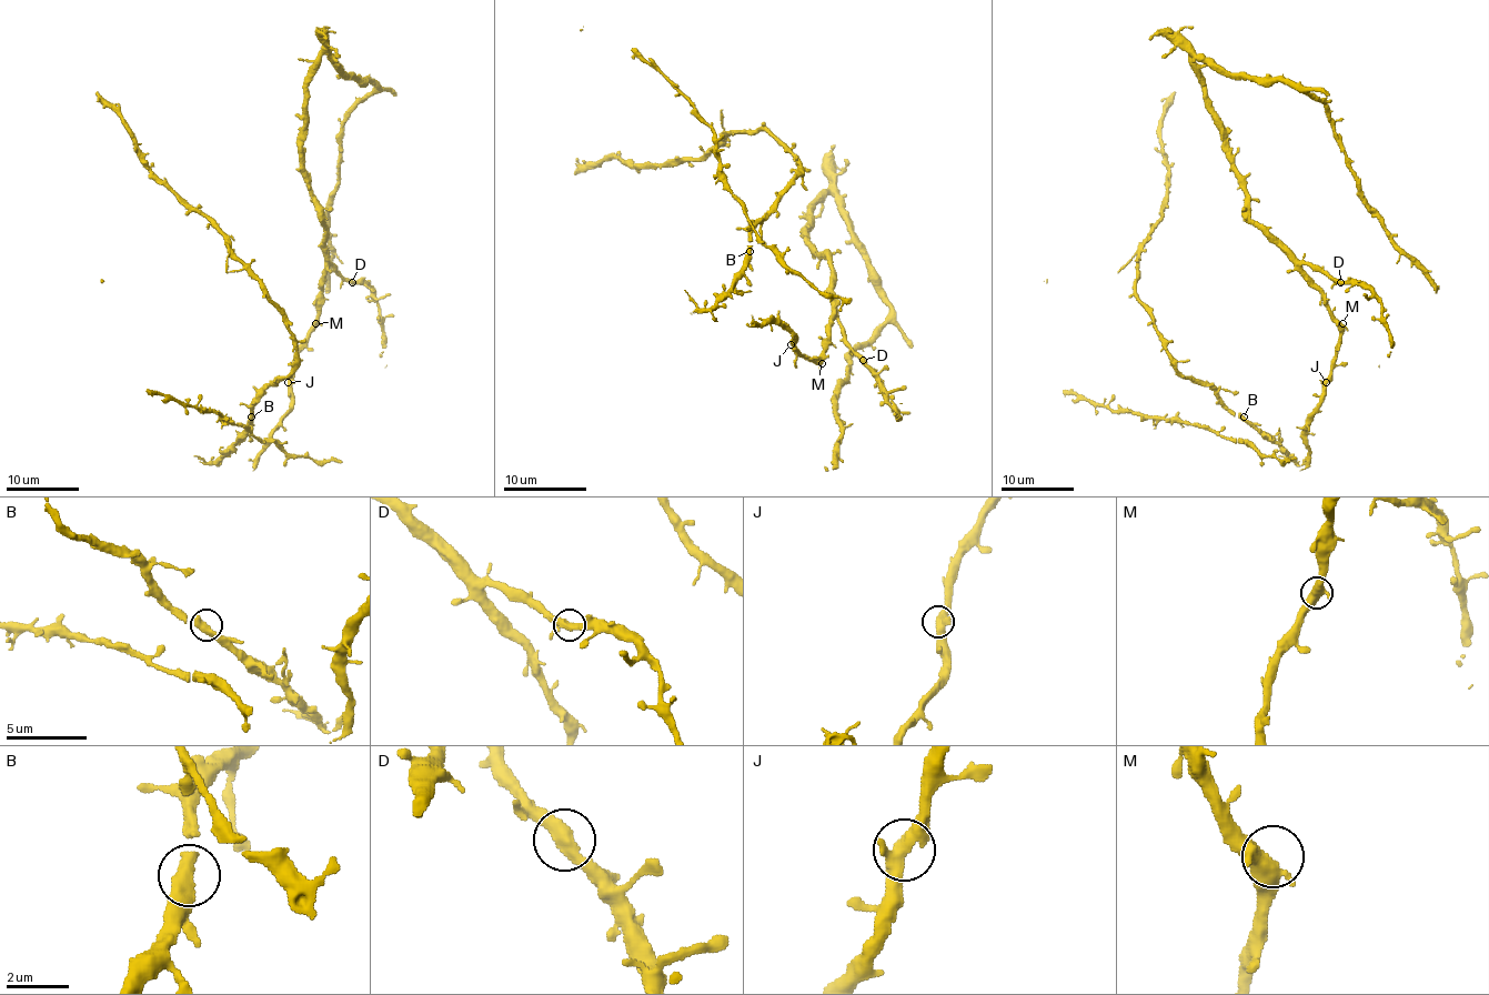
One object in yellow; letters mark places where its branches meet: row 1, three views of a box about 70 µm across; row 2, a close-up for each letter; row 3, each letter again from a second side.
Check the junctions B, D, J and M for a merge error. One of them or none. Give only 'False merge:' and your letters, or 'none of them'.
False merge: none of them

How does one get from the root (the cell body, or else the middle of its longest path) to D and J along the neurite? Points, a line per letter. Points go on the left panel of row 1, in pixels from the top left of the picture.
D: (312, 325), (318, 314), (319, 278), (330, 264), (352, 281)
J: (312, 325), (309, 342), (299, 353), (293, 377), (288, 382)

